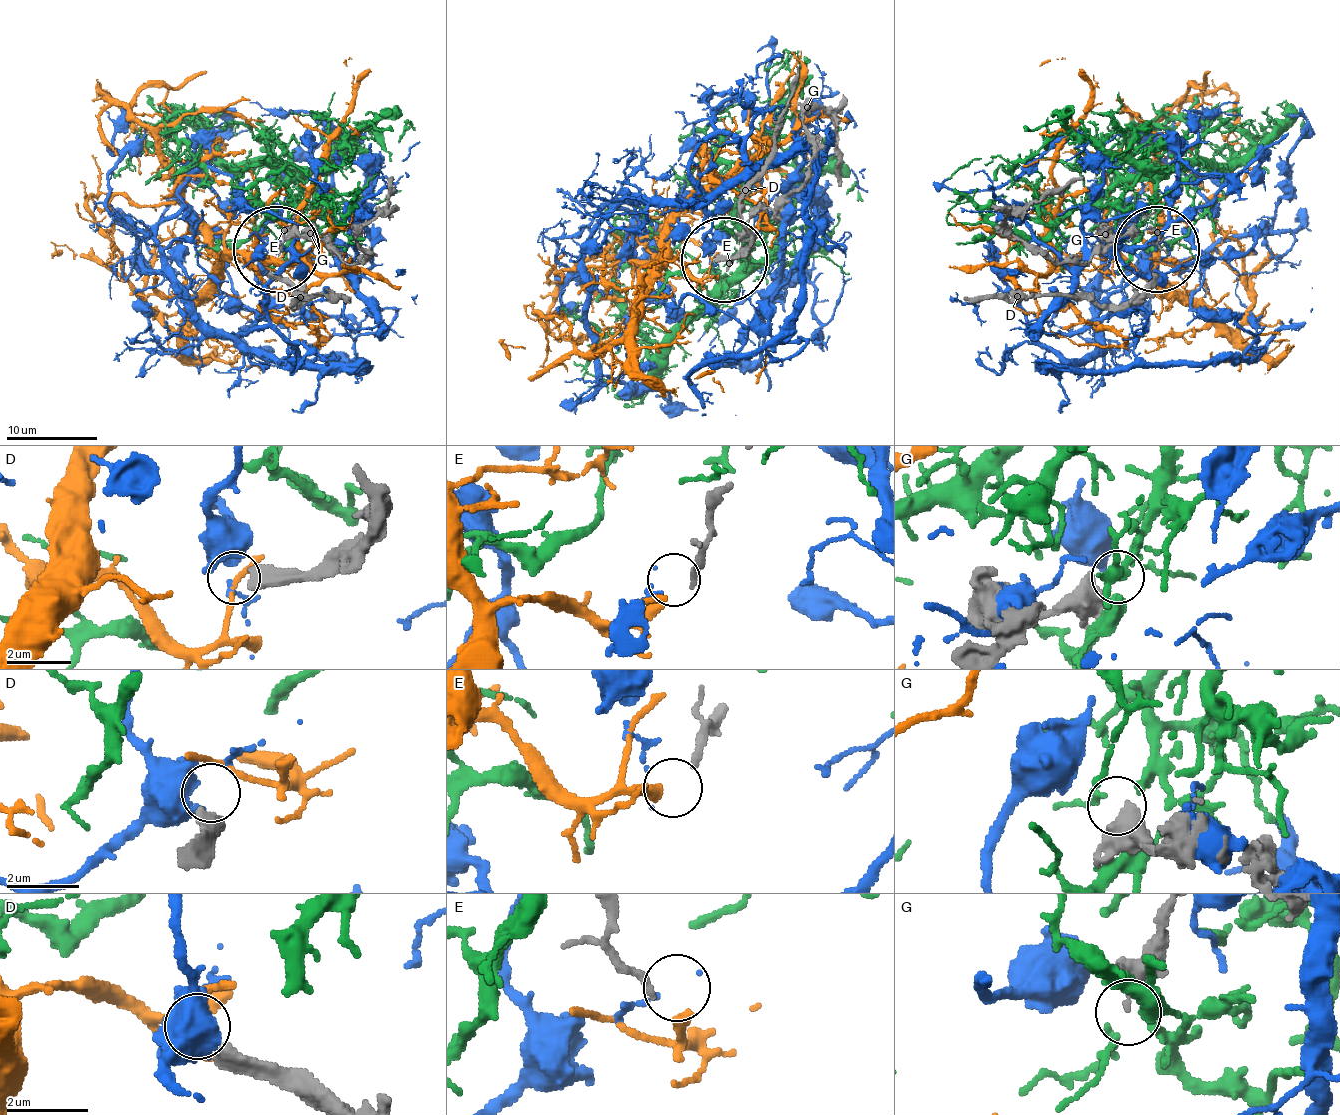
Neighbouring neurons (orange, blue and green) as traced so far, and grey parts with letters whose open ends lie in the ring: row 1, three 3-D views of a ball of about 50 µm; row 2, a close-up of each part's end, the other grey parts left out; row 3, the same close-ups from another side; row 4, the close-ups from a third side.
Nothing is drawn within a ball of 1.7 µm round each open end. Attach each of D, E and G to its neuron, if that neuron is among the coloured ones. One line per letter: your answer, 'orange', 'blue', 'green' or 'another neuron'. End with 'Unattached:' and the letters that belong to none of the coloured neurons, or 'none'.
D: another neuron
E: orange
G: green
Unattached: D

